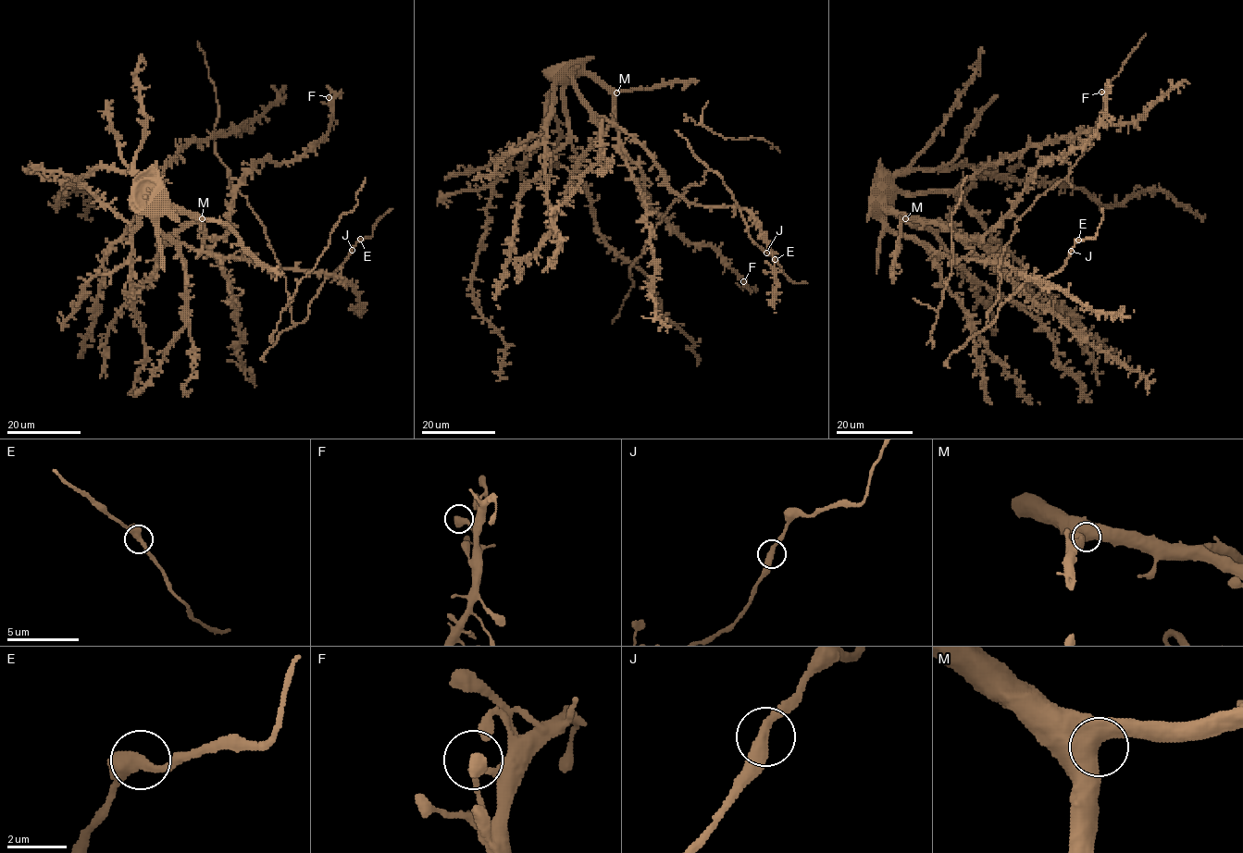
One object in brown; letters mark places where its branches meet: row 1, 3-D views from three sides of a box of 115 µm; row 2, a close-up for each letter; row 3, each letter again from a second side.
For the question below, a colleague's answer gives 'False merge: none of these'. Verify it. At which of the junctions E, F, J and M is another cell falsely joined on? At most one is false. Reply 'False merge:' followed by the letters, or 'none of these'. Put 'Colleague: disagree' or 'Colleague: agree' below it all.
False merge: none of these
Colleague: agree

